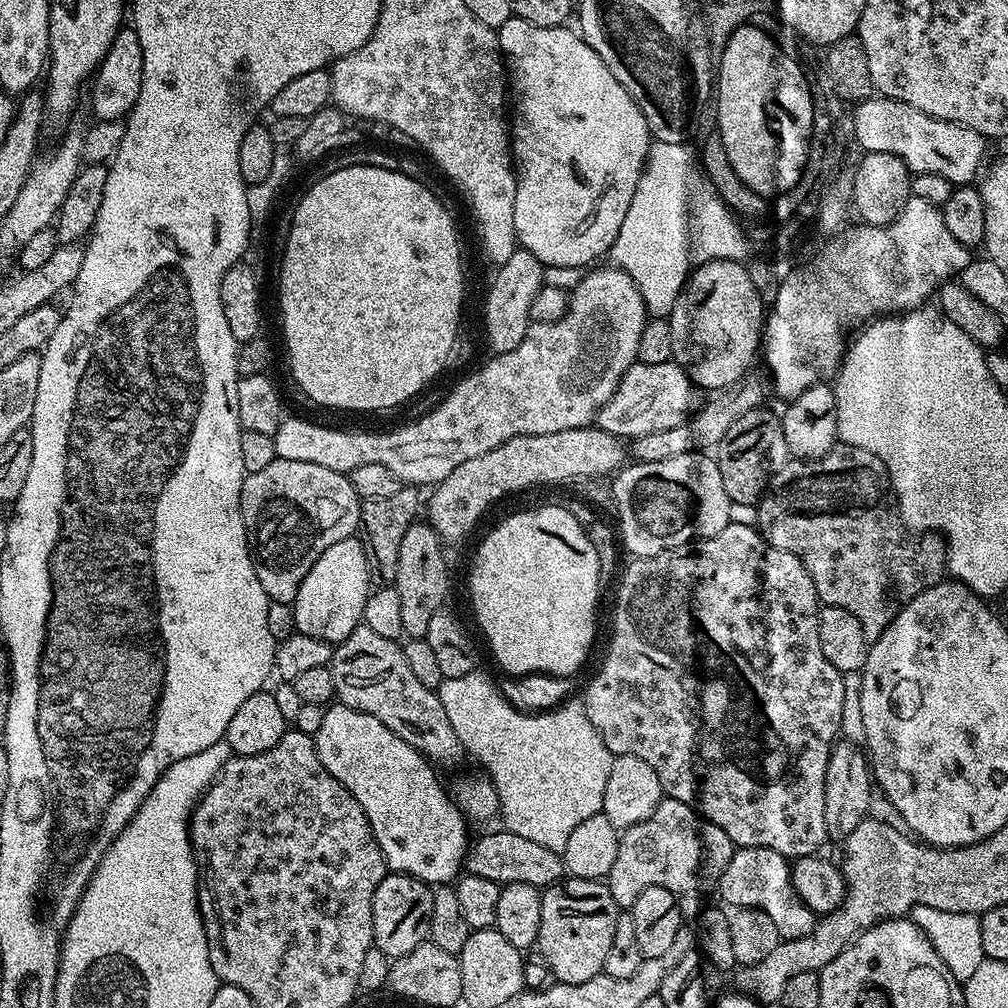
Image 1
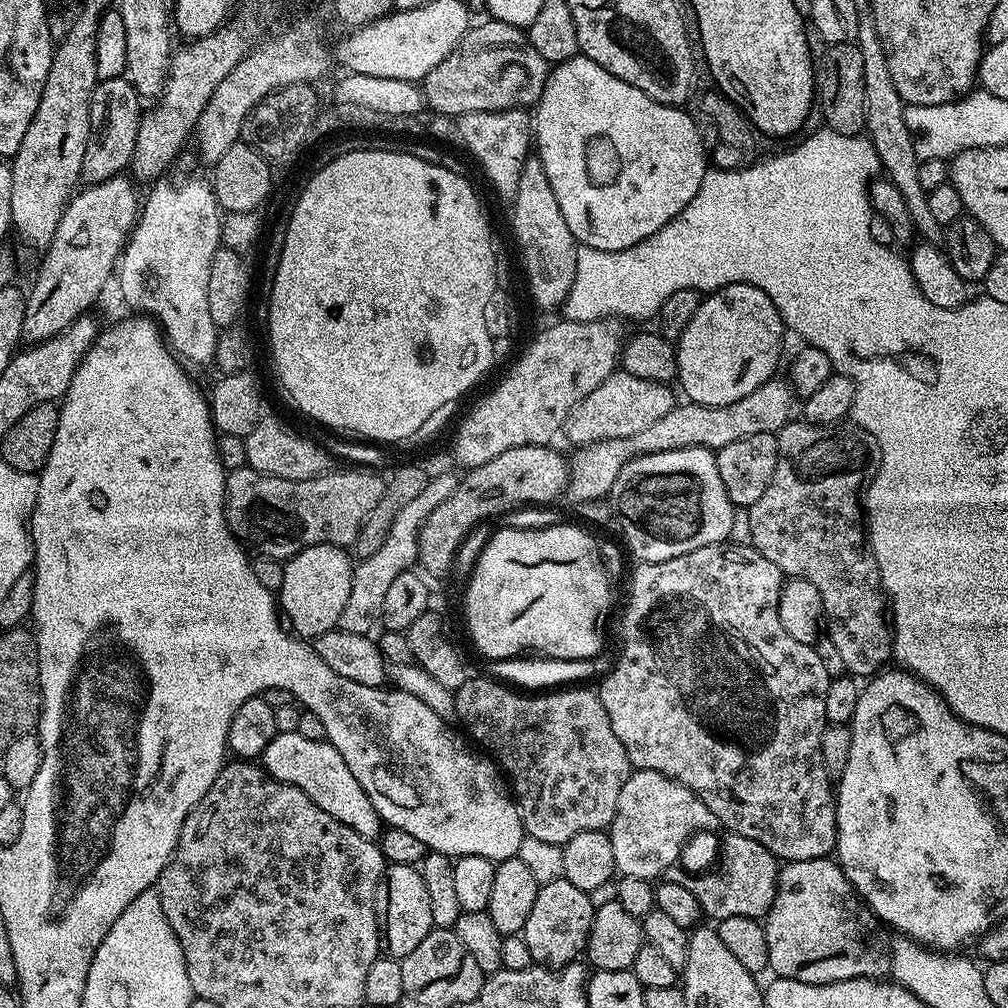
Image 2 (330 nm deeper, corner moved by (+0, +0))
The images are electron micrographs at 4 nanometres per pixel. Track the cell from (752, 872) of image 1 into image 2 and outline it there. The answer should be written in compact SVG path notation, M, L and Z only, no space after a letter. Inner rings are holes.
M832 858L790 860L781 867L774 902L763 917L768 968L779 978L807 984L829 984L850 978L878 980L889 975L893 937L889 929L868 909L854 886Z

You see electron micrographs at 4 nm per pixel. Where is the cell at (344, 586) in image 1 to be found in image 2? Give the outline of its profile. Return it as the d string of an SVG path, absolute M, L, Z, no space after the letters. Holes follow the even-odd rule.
M319 544L302 550L283 565L285 568L280 576L278 604L297 637L315 638L339 625L346 598L350 598L354 567L353 557L348 557L344 552L347 551L335 544Z

